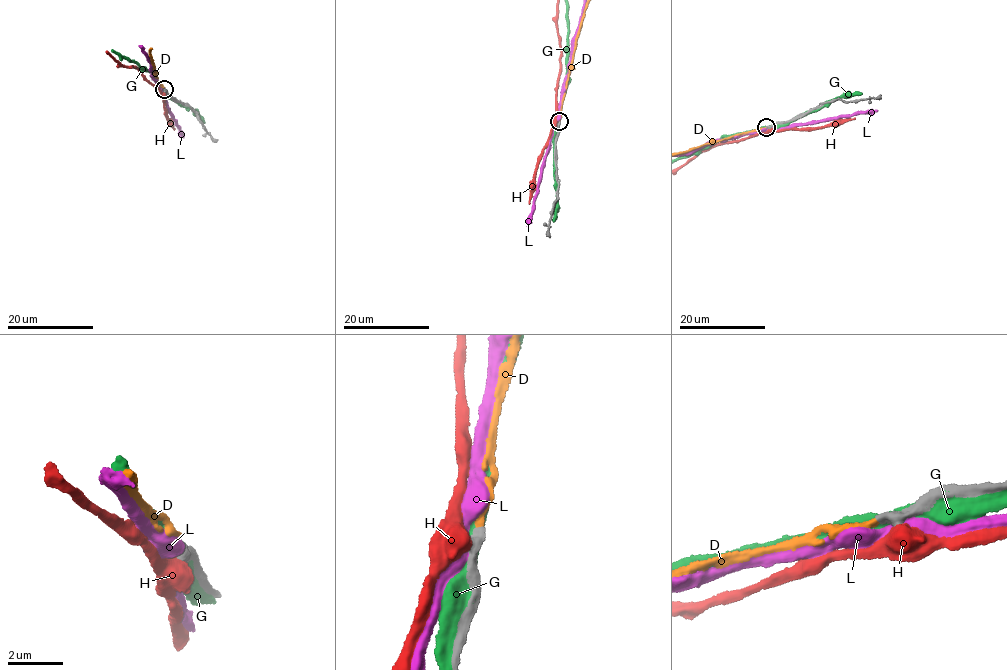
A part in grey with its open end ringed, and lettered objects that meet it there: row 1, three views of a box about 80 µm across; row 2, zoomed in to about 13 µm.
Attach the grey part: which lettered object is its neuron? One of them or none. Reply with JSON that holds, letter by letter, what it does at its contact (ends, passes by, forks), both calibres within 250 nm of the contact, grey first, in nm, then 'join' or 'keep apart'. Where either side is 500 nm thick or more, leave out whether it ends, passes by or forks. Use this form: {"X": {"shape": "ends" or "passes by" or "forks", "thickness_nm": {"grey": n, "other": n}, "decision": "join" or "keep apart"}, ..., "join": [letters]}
{"D": {"shape": "ends", "thickness_nm": {"grey": 400, "other": 240}, "decision": "join"}, "G": {"thickness_nm": {"grey": 240, "other": 550}, "decision": "keep apart"}, "H": {"shape": "forks", "thickness_nm": {"grey": 460, "other": 480}, "decision": "keep apart"}, "L": {"shape": "passes by", "thickness_nm": {"grey": 460, "other": 480}, "decision": "keep apart"}, "join": ["D"]}

